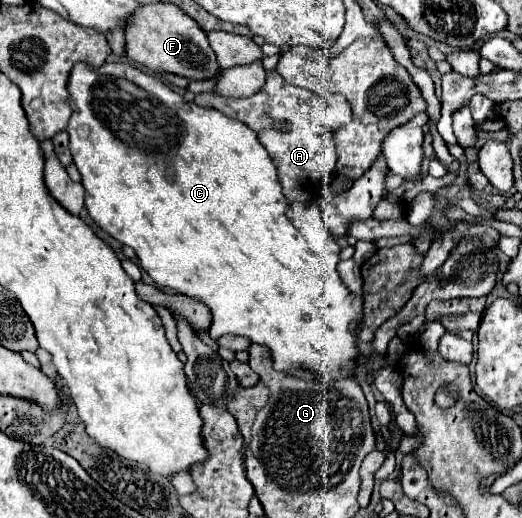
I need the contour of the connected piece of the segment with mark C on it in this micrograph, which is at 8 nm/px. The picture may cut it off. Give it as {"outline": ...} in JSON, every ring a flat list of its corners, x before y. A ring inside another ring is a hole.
{"outline":[[76,63,76,67,70,73,68,95,70,95,68,105,72,107,72,117,70,117,66,131,70,135,70,153,72,153,74,165,78,167,78,171,82,175,82,185,84,185,84,193,86,193,84,195,86,209,88,209,90,217,106,233,110,233,114,239,118,239,124,245,130,245,136,251,140,267,150,275,150,279,156,285,174,289,188,297,198,295,200,299,204,299,204,303,212,309,212,327,210,327,208,335,214,341,220,339,222,335,244,335,252,343,266,345,272,351,274,369,278,369,278,371,284,371,290,367,304,367,304,369,314,369,320,375,328,375,330,379,338,379,342,375,352,375,354,359,358,355,356,327,362,319,362,301,358,297,354,297,338,277,336,265,338,265,340,257,338,257,339,253,335,252,338,243,334,239,337,237,334,237,334,233,324,223,324,205,328,203,328,199,332,195,340,195,340,193,334,194,331,190,330,195,322,196,321,194,318,199,312,199,312,201,286,203,286,199,280,191,280,177,276,175,276,165,272,163,272,159,268,159,268,151,264,151,264,147,260,147,260,141,256,139,256,133,250,127,246,127,244,123,240,123,236,119,228,119,224,113,220,113,216,109,208,109,208,107,202,109,196,103,184,101,184,97,180,93,172,91,160,79,156,79,148,73,142,73,134,65,104,63,102,67,96,69,96,67,88,67,88,63],[116,81,128,81,128,91,122,89]]}

